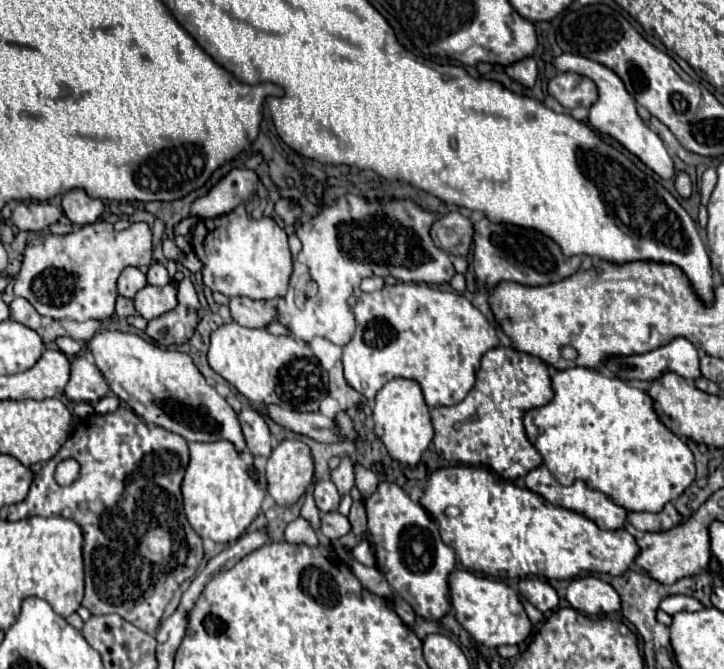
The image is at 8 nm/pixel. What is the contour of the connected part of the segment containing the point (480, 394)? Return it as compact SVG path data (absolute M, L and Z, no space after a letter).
M512 347L490 349L482 357L480 371L476 373L476 385L470 389L464 401L452 407L434 407L430 411L434 425L434 447L440 457L448 461L460 461L474 467L488 467L498 477L516 481L530 469L542 465L542 455L528 441L522 419L524 413L542 407L552 397L548 367L528 353L520 353Z

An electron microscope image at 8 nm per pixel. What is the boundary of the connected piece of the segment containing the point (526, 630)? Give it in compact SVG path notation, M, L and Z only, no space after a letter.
M454 571L450 575L450 599L458 623L482 645L522 645L532 635L532 621L528 619L516 589L502 581L478 577L470 571Z

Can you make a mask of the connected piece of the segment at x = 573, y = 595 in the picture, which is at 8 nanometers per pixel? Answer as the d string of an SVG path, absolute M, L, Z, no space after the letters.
M596 577L572 579L566 599L576 611L586 615L608 615L620 611L620 595L616 589Z

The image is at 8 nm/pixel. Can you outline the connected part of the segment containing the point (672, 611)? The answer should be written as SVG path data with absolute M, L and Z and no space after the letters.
M670 595L660 603L660 609L666 611L668 615L676 615L680 611L700 611L702 605L688 595Z

